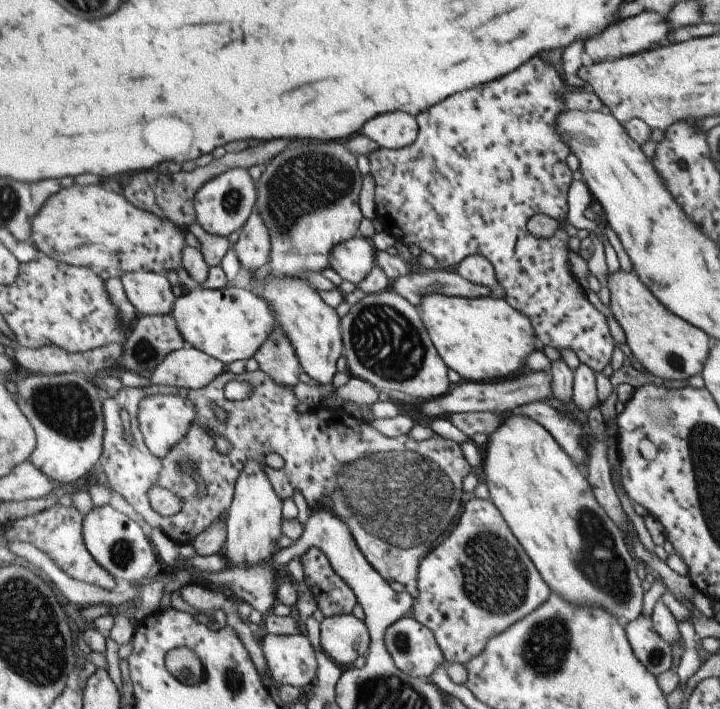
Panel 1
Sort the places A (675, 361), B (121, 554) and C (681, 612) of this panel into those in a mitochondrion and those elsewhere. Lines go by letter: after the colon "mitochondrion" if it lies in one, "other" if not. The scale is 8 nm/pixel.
A: mitochondrion
B: mitochondrion
C: other

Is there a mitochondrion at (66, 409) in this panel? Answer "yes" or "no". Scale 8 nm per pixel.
yes

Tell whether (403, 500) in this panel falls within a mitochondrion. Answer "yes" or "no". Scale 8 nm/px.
yes

